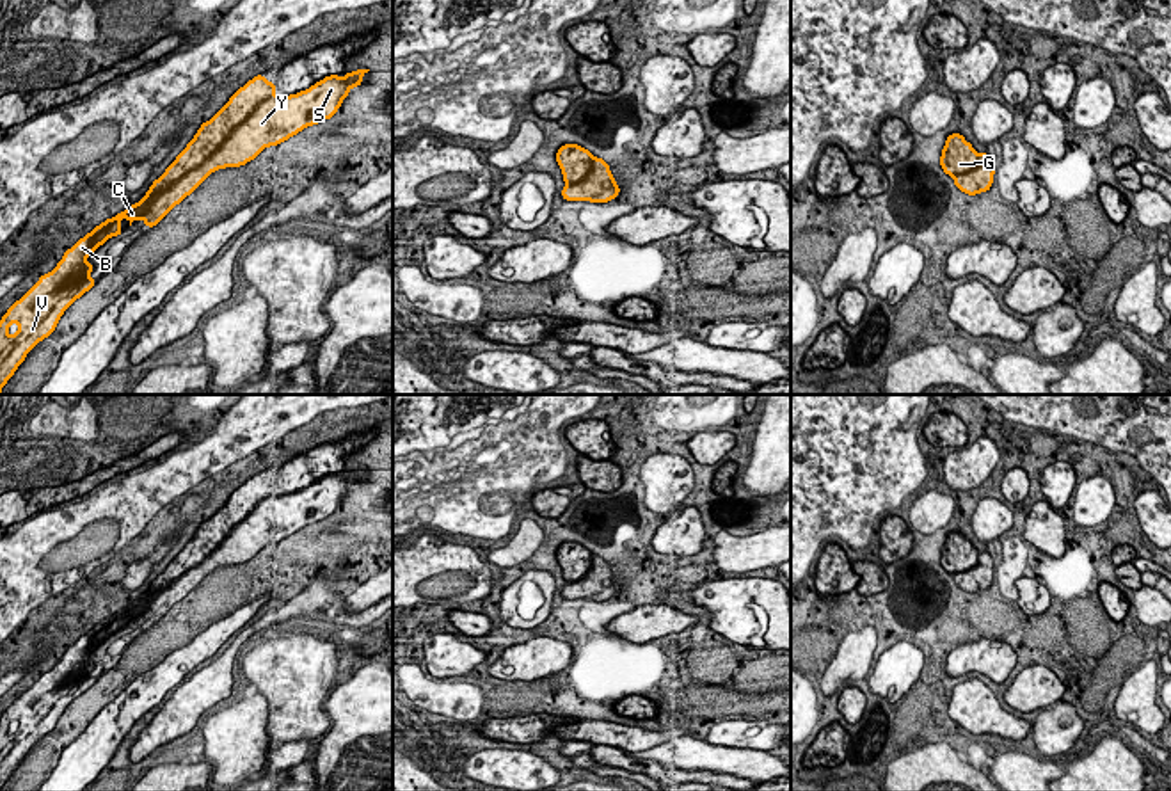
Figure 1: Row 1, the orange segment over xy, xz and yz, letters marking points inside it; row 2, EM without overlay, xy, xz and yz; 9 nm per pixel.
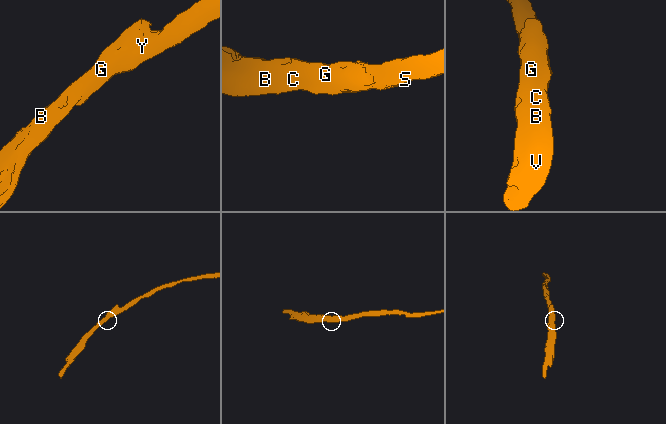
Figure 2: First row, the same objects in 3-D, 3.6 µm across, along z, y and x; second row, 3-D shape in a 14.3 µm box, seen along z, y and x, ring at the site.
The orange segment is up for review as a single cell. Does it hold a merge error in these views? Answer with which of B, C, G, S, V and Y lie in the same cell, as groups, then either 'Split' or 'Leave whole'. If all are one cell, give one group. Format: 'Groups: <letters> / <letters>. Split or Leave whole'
Groups: B C S V Y / G. Split

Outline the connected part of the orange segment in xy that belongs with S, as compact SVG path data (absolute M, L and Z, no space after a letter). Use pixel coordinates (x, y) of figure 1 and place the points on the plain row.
M361 466L345 475L331 473L297 492L267 496L201 563L155 595L142 597L107 617L68 647L57 665L41 674L0 718L0 789L27 752L55 729L64 709L96 683L96 677L89 675L94 663L85 658L92 649L92 638L101 629L121 617L128 617L130 624L142 617L151 627L211 571L245 563L265 546L277 544L304 526L331 517L348 489L362 483L361 475L368 469Z

